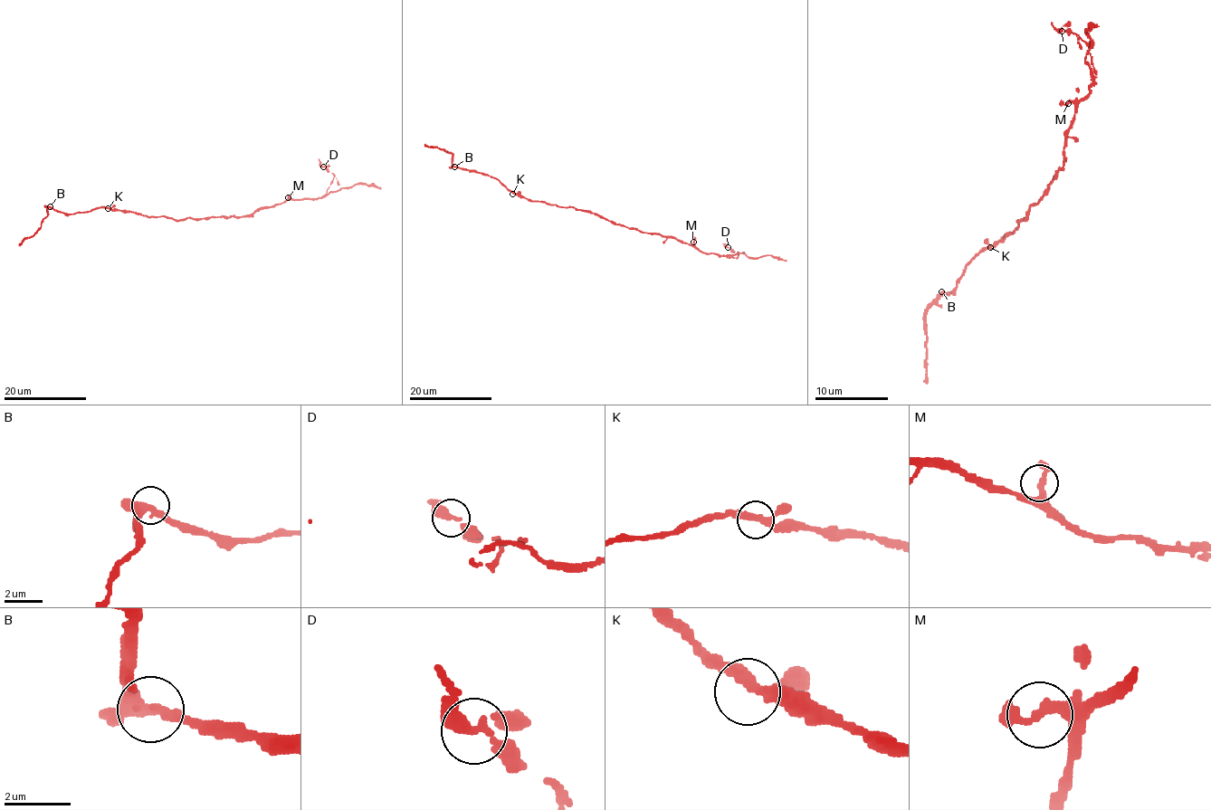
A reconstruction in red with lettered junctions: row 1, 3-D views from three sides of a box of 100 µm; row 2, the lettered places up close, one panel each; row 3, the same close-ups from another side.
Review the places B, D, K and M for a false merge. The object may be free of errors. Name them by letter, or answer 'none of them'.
B

